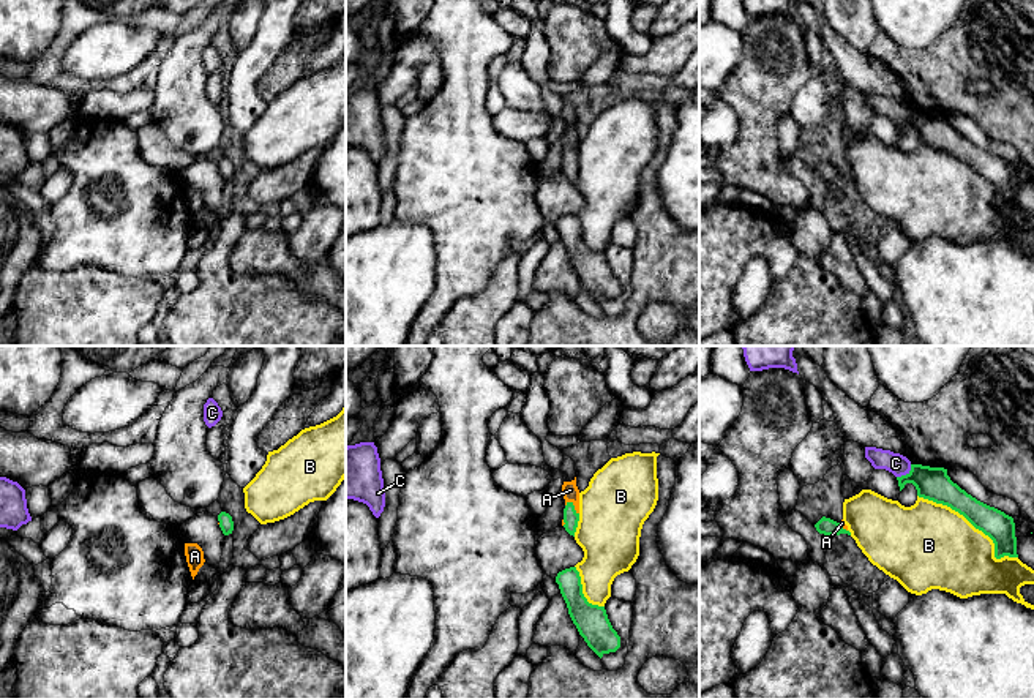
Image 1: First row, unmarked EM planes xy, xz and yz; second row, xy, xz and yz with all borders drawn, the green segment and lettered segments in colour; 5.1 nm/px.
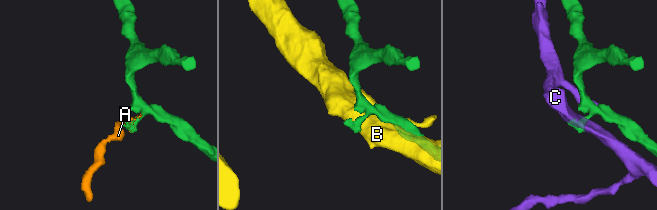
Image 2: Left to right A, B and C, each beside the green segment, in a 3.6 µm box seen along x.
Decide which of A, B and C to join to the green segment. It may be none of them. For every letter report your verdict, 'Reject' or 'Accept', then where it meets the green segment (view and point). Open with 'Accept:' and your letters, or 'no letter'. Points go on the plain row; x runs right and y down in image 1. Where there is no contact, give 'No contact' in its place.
Accept: A
A: Accept. Touches green at xz (573, 153)
B: Reject. Touches green at yz (974, 172)
C: Reject. Touches green at yz (906, 120)

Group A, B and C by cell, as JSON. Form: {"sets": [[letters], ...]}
{"sets": [["A"], ["B"], ["C"]]}

